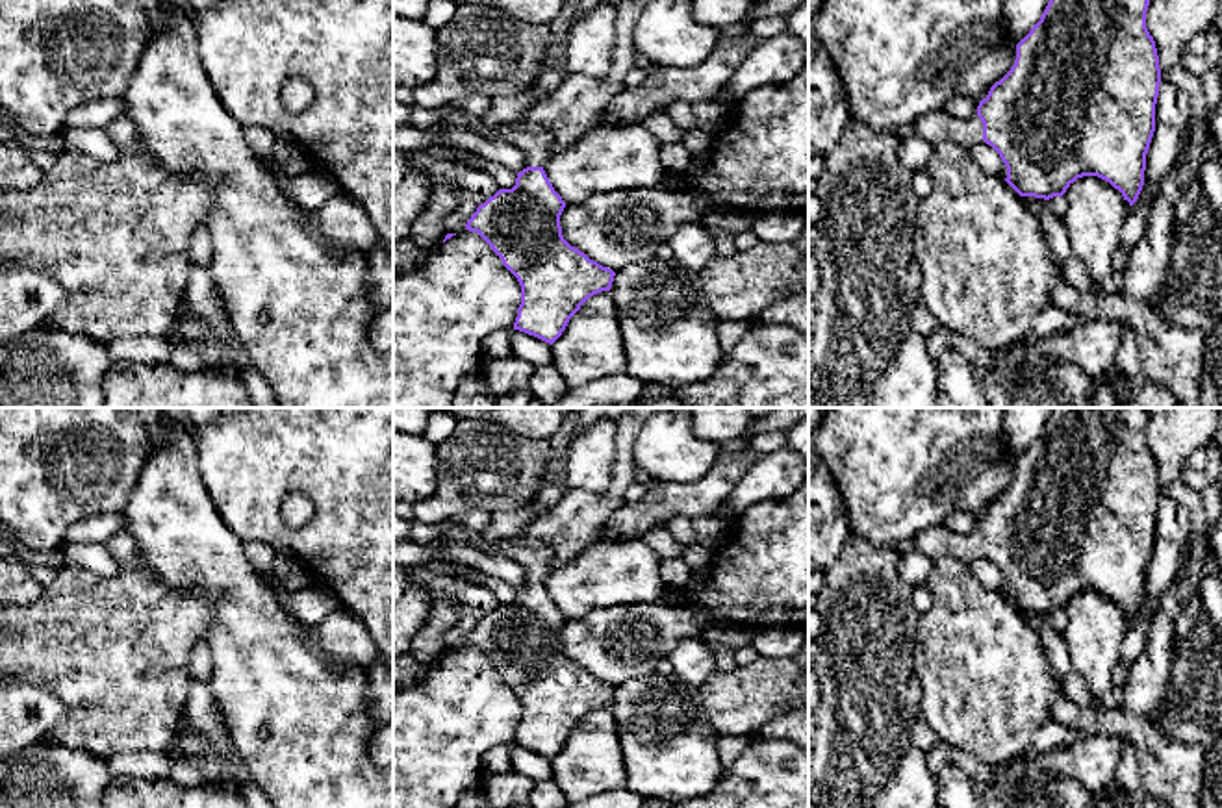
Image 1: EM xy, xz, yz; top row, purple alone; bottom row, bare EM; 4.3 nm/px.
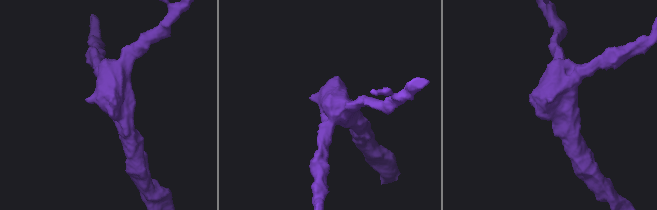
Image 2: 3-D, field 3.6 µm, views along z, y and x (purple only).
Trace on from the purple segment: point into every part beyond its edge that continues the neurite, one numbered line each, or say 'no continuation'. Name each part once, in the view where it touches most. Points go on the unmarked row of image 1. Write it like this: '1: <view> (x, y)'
1: yz (935, 542)

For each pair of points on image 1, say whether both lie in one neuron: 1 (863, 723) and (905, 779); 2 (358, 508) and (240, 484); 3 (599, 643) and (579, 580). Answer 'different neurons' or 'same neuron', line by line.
1: different neurons
2: same neuron
3: different neurons

